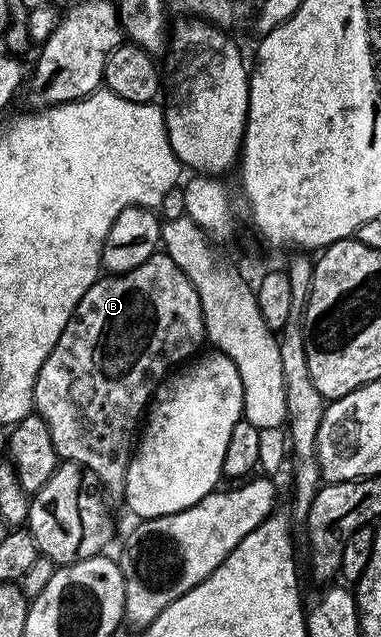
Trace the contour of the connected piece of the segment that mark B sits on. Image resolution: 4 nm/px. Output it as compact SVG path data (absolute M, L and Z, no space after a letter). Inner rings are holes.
M155 252L151 258L144 260L144 264L140 264L123 274L99 277L97 282L90 285L88 292L84 292L80 304L76 304L74 315L68 320L64 332L60 332L60 340L56 340L52 352L48 352L48 356L36 376L36 384L34 385L34 410L44 420L48 432L52 436L52 444L56 448L59 459L68 462L79 462L94 475L95 479L100 483L101 489L107 495L121 495L126 488L126 473L128 472L132 447L135 445L136 435L140 430L140 423L143 421L160 383L179 364L193 359L199 353L197 350L201 348L202 342L205 343L206 341L206 321L202 315L200 296L196 292L196 288L188 280L188 276L184 276L184 272L180 272L178 265L166 253Z

